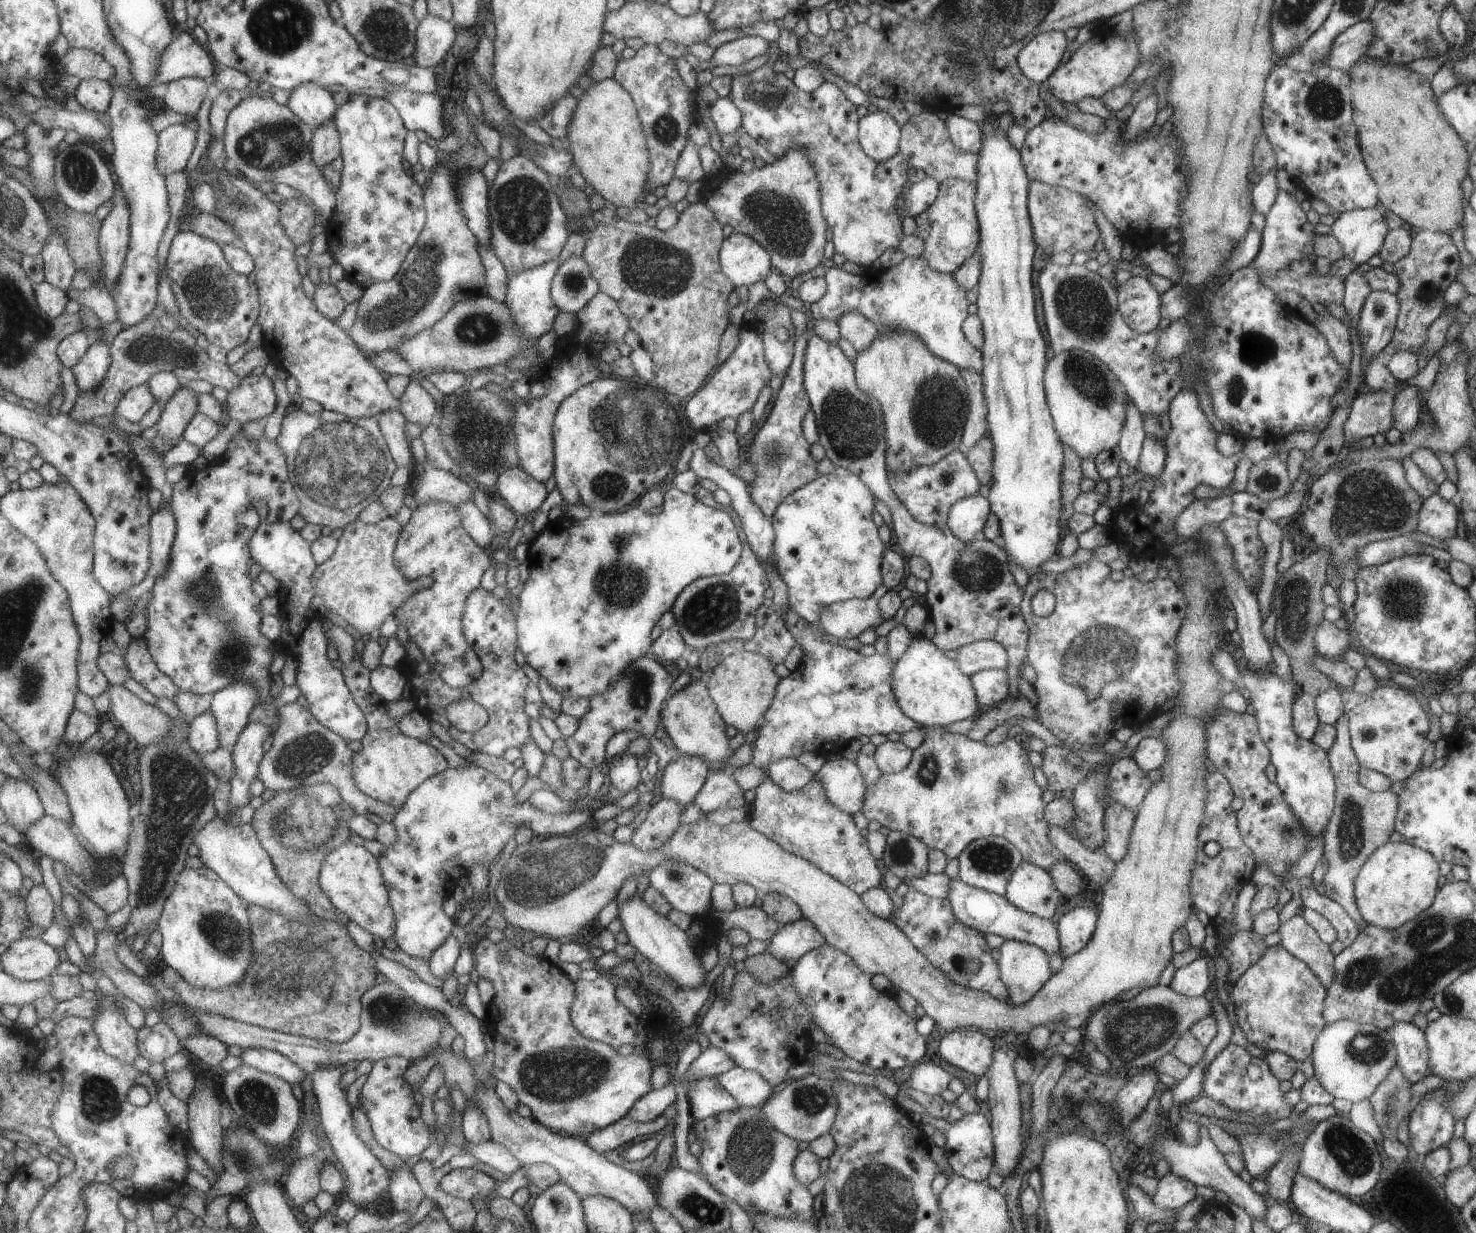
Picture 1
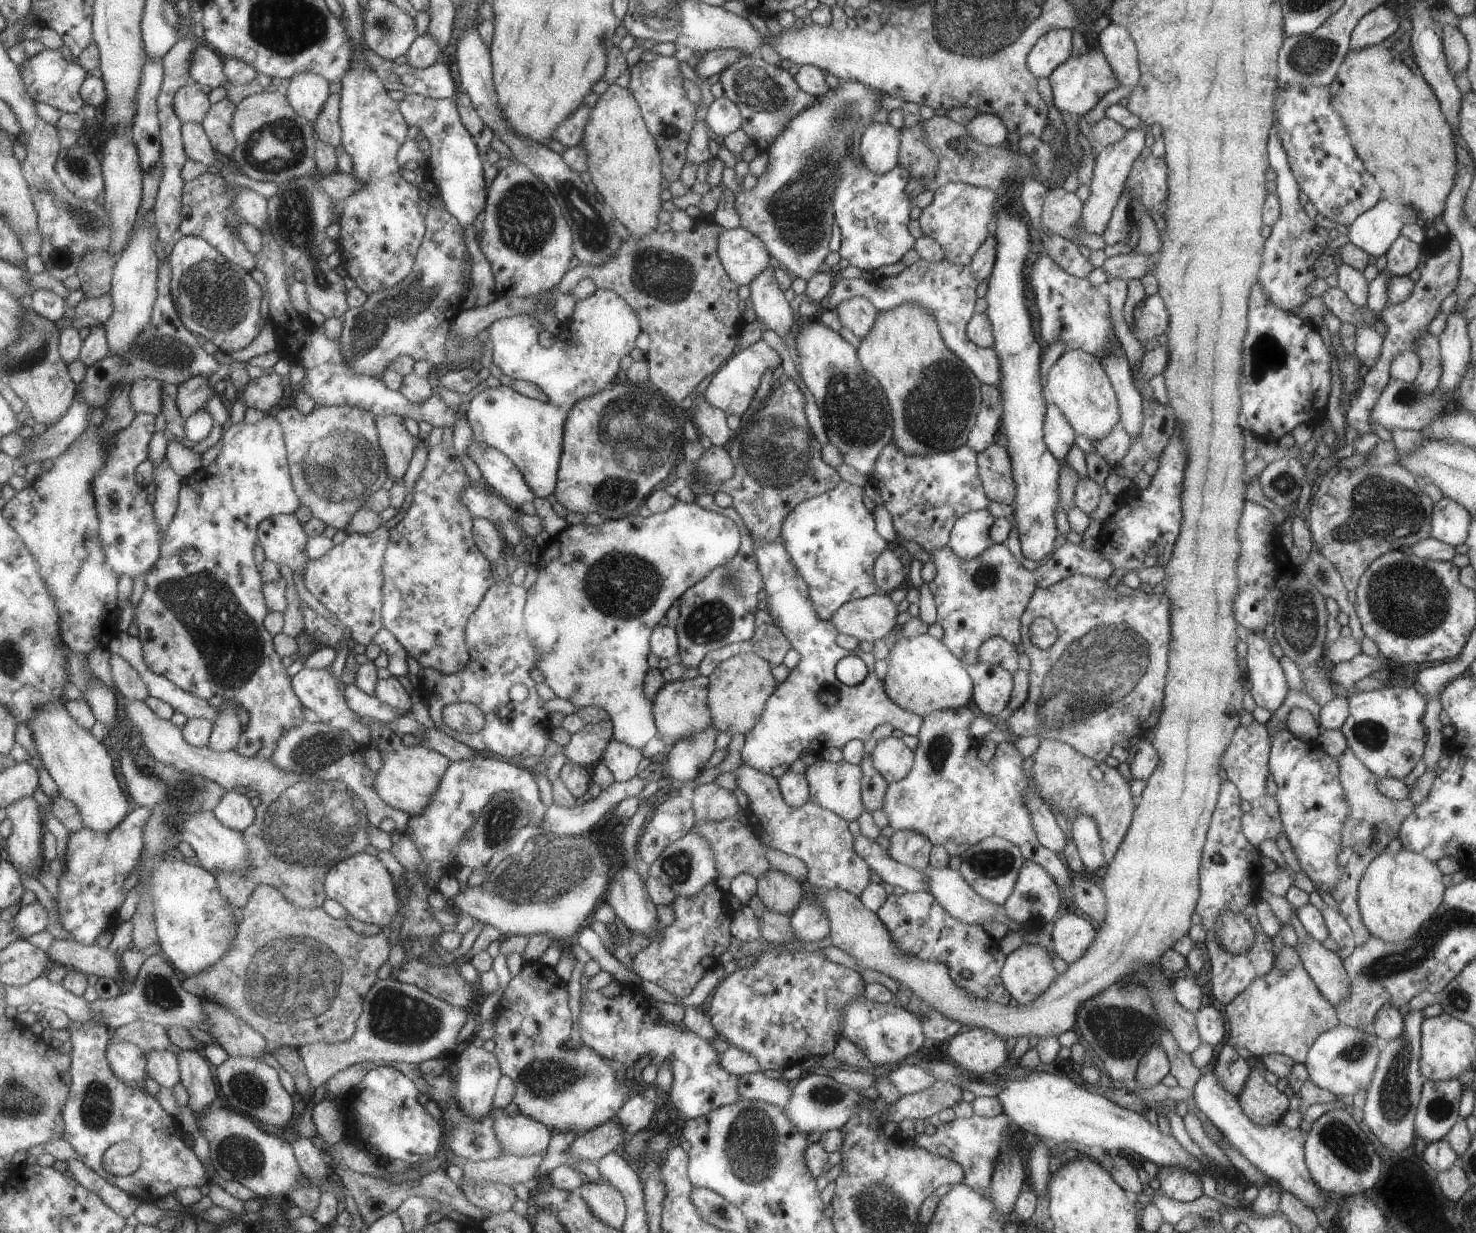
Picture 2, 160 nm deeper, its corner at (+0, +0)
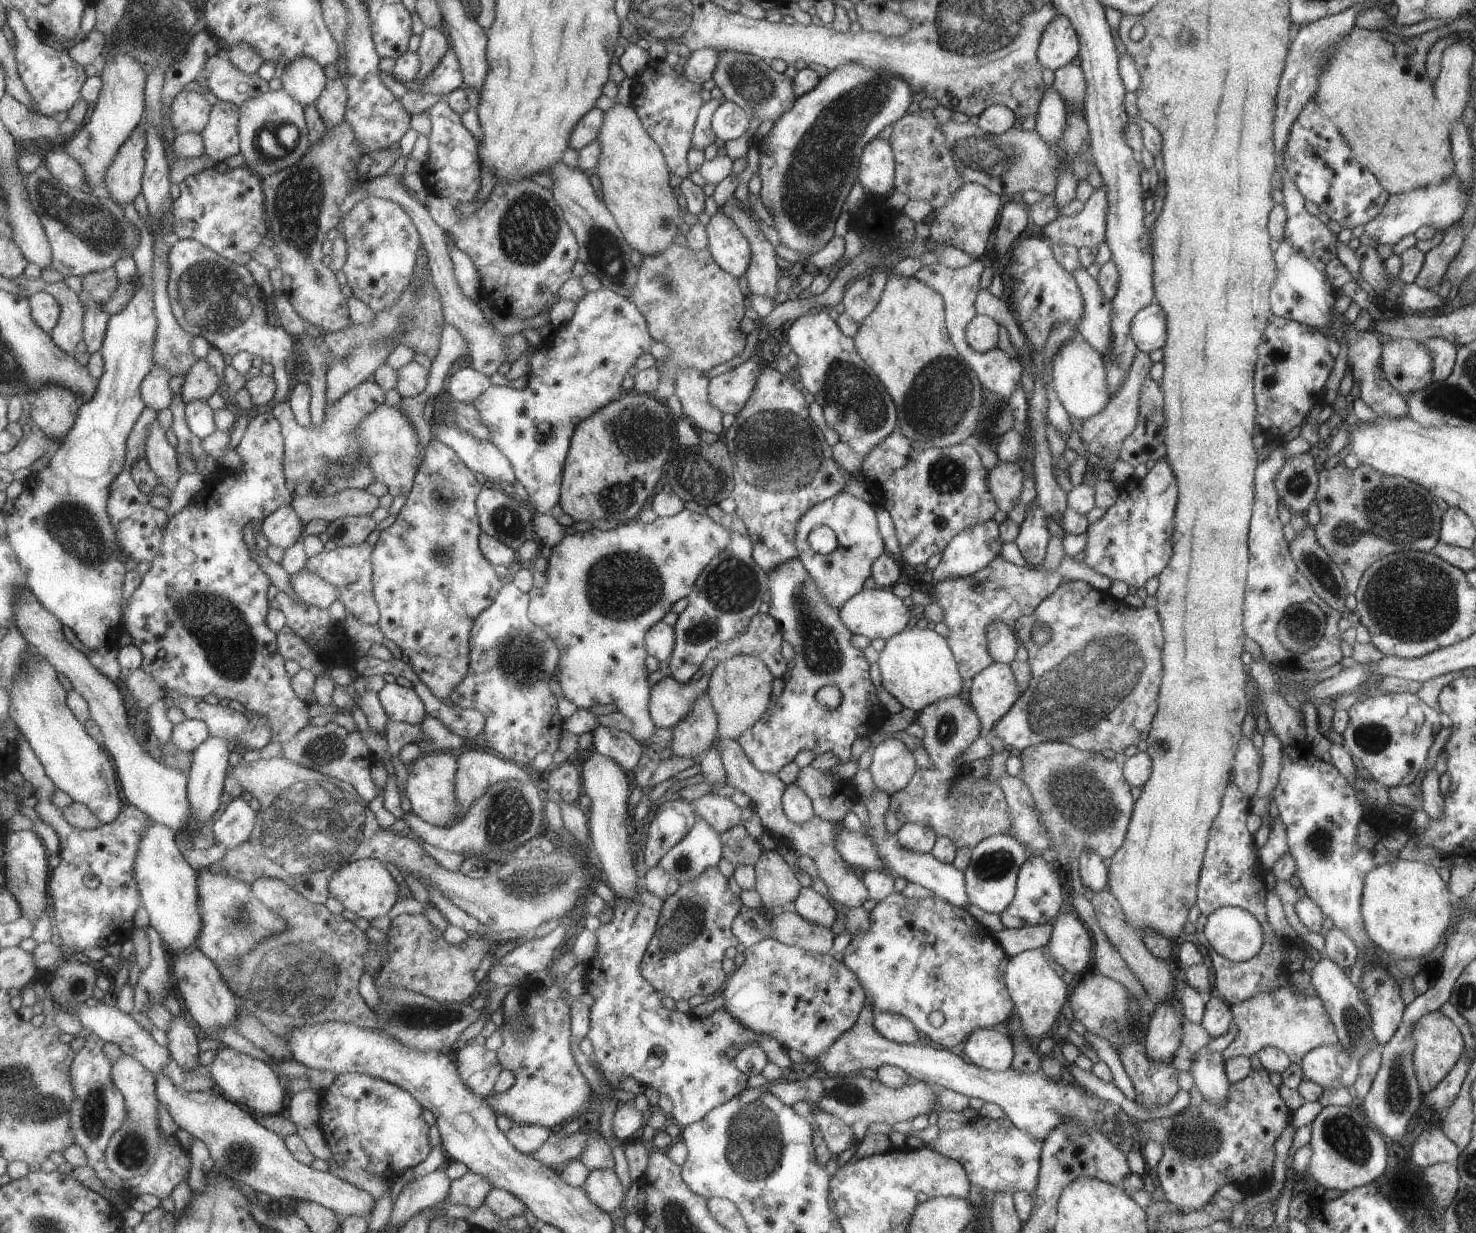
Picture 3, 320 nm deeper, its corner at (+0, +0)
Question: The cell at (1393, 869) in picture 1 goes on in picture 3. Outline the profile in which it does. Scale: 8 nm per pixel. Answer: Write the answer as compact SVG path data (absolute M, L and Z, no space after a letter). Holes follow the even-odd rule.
M1399 858L1373 867L1364 878L1360 913L1368 937L1390 956L1423 959L1439 943L1450 924L1452 906L1447 884L1429 863Z

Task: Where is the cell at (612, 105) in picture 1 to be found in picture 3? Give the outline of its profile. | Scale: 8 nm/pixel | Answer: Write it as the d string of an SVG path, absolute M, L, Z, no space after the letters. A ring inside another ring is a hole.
M618 102L603 113L596 139L600 146L596 175L600 179L602 201L613 215L625 242L643 257L662 254L679 234L677 226L685 213L669 186L671 174L663 153L645 132L633 107Z

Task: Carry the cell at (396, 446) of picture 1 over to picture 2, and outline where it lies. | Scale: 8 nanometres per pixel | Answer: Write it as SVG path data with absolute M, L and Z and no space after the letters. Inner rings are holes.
M396 414L374 417L378 449L381 450L386 476L395 483L403 482L403 474L415 446L415 438L407 433L402 419Z

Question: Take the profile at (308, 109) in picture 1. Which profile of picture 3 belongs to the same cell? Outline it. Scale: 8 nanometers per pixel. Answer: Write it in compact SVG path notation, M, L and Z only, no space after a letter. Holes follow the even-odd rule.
M297 57L292 64L284 66L281 77L283 88L302 107L315 102L323 92L327 80L323 67L311 57Z

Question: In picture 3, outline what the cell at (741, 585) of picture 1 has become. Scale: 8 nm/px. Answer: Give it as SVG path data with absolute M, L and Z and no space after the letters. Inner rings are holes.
M708 505L707 517L725 527L730 534L726 547L703 567L686 596L688 605L673 624L674 647L668 669L670 677L685 684L702 666L703 659L718 644L743 634L761 604L761 594L768 590L767 575L755 564L752 542L745 523L735 513L724 513L718 505Z

